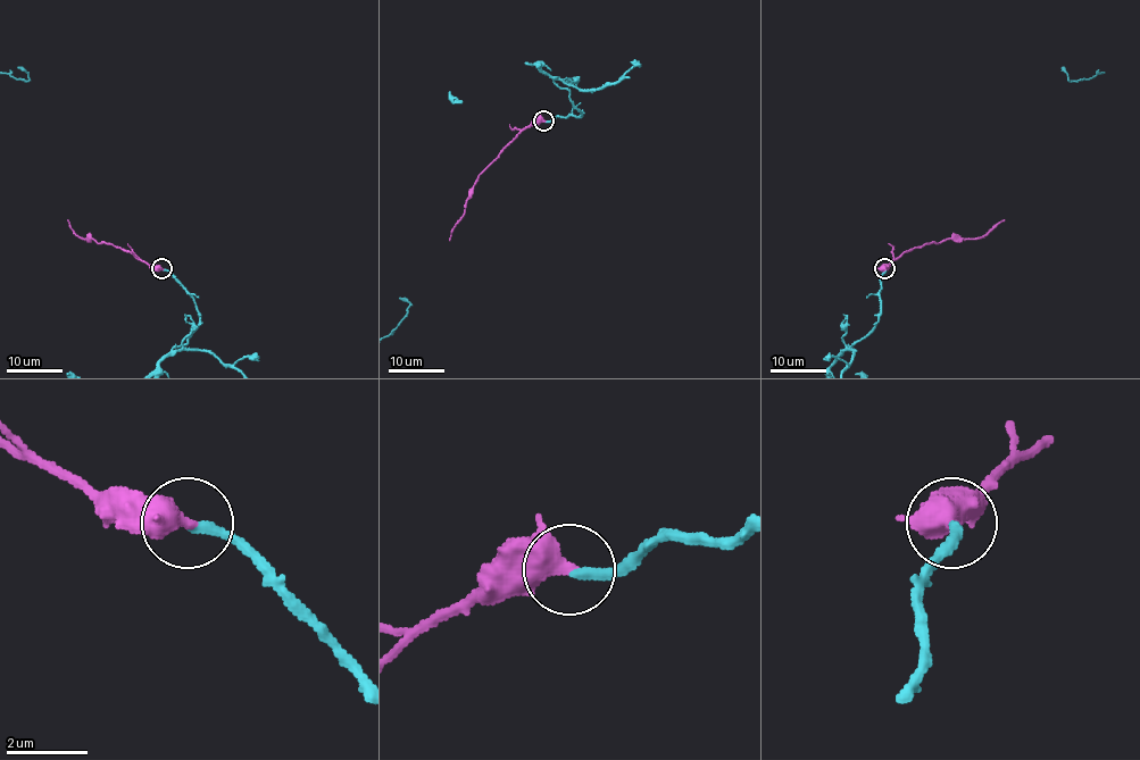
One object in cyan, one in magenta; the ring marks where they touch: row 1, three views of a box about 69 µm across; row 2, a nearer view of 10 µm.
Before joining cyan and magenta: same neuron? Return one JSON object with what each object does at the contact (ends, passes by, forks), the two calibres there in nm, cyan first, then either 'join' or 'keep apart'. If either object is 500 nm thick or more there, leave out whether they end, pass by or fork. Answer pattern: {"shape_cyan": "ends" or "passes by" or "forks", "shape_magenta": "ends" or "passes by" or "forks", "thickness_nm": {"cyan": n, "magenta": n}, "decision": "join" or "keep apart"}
{"thickness_nm": {"cyan": 260, "magenta": 550}, "decision": "join"}

